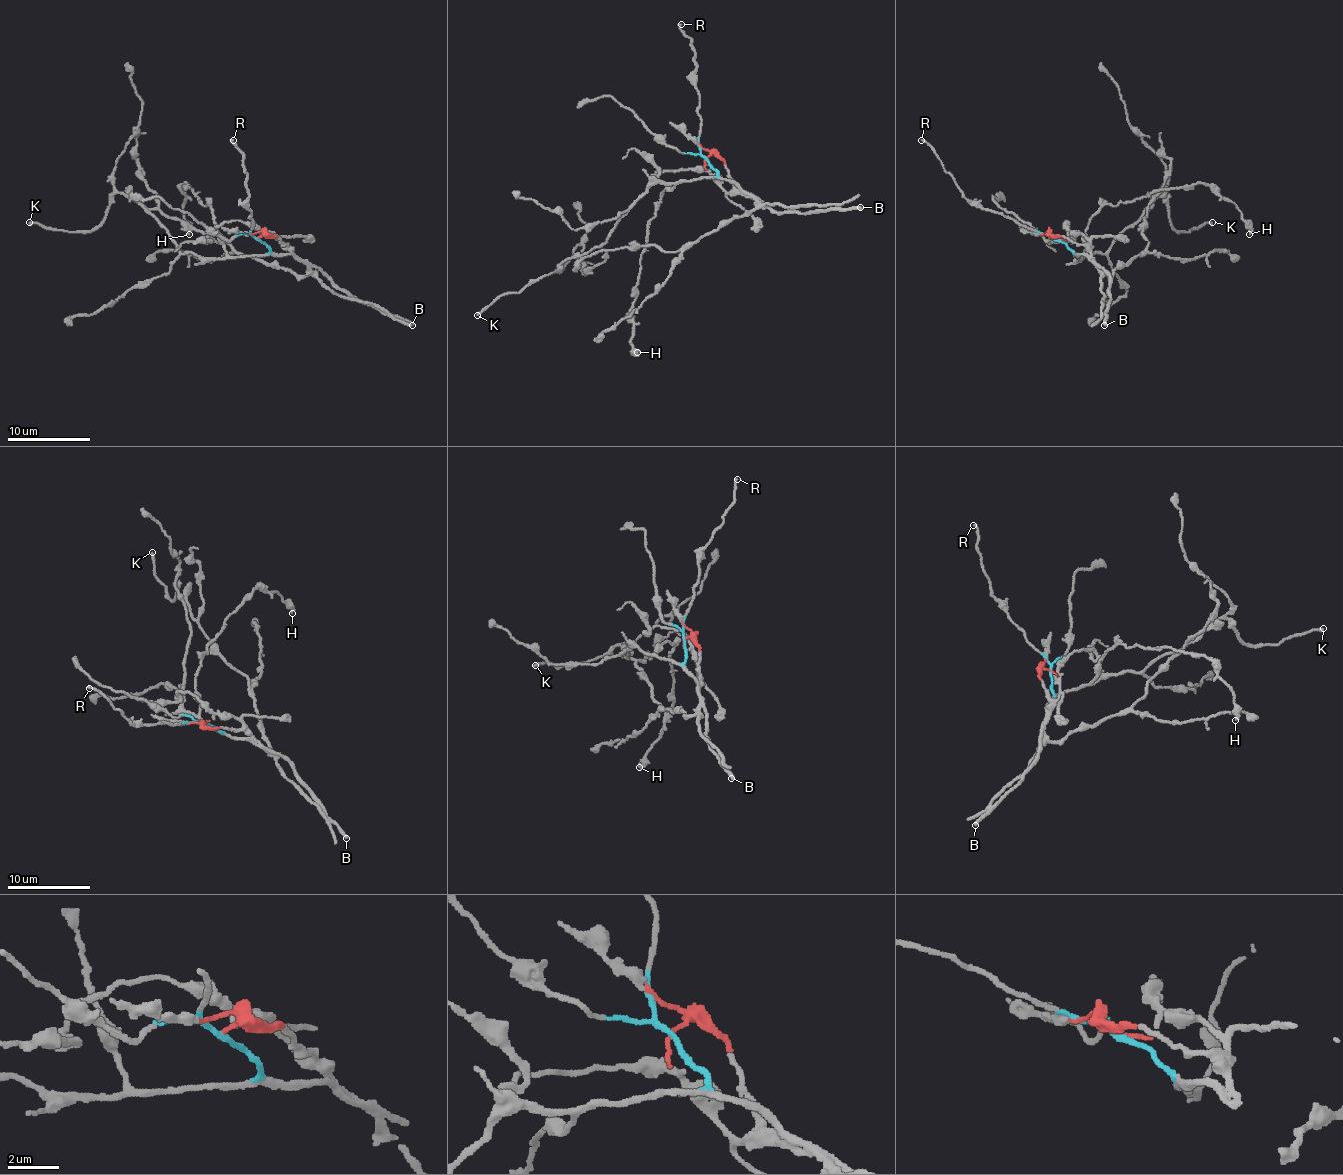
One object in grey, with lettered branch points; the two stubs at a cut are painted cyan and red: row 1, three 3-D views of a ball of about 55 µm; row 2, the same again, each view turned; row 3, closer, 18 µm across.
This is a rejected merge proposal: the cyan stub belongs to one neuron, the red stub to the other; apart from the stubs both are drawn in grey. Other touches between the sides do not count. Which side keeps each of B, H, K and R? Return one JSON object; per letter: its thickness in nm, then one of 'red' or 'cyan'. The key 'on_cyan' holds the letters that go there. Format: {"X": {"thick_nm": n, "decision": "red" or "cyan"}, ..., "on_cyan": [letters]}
{"B": {"thick_nm": 300, "decision": "cyan"}, "H": {"thick_nm": 190, "decision": "cyan"}, "K": {"thick_nm": 200, "decision": "cyan"}, "R": {"thick_nm": 160, "decision": "cyan"}, "on_cyan": ["B", "H", "K", "R"]}

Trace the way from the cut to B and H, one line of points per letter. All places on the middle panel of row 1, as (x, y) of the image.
B: (706, 159), (721, 178), (738, 184), (775, 211), (809, 213), (861, 207)
H: (706, 159), (715, 176), (679, 182), (665, 190), (656, 207), (640, 255), (634, 299), (631, 347), (638, 353)

